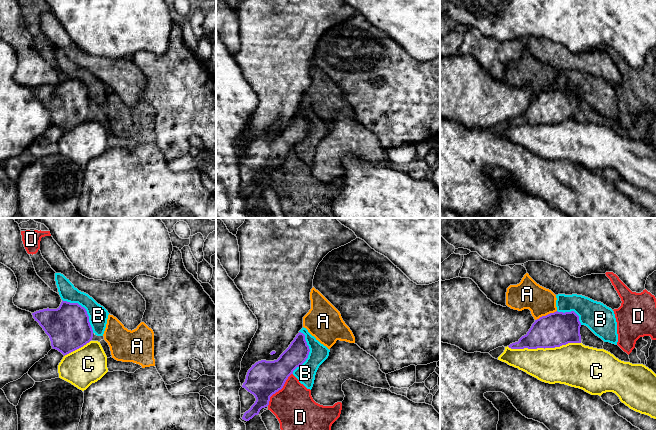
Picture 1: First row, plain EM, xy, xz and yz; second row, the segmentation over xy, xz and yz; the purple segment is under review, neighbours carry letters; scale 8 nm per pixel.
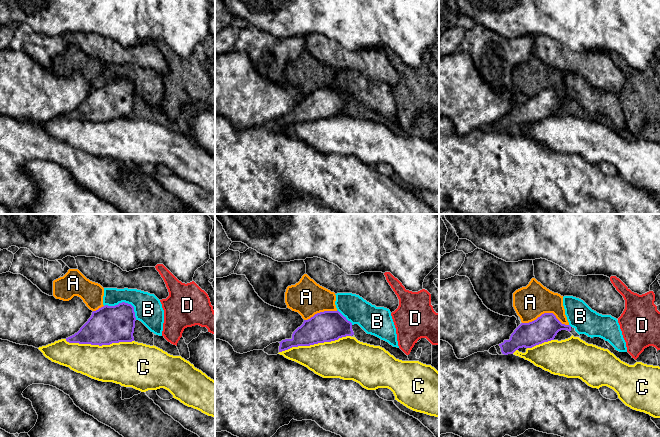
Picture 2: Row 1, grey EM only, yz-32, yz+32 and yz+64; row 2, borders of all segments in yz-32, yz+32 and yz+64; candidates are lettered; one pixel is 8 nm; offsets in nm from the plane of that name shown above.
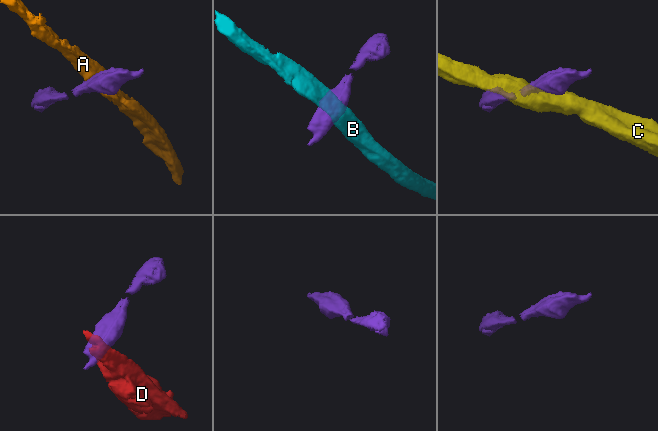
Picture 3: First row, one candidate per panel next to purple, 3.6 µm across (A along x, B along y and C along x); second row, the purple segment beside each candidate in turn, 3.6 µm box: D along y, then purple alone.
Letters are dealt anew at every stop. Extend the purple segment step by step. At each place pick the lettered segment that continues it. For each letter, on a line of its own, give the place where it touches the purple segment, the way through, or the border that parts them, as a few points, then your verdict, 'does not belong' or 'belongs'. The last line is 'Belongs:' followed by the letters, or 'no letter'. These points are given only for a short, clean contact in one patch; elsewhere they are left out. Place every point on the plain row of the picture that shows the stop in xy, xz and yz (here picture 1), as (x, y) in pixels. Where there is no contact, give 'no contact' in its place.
A: contact yz (546, 91); border yz (556, 86), (542, 91), (535, 96); does not belong
B: contact xy (85, 85); border xy (62, 75), (68, 78), (77, 78), (85, 85), (93, 108); does not belong
C: contact yz (543, 123); does not belong
D: contact xz (279, 165); border xz (292, 149), (284, 161), (270, 173), (267, 181); does not belong
Belongs: no letter

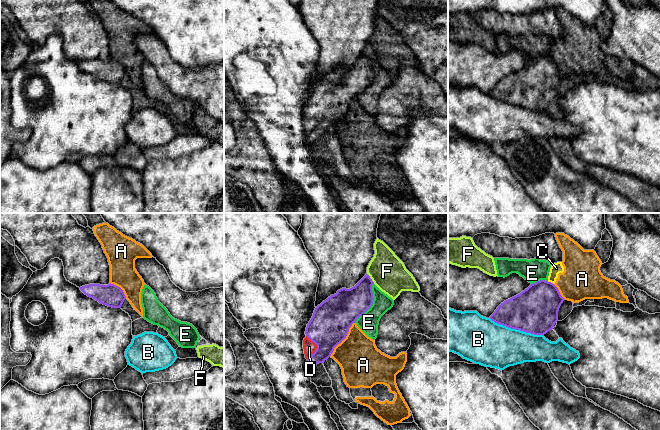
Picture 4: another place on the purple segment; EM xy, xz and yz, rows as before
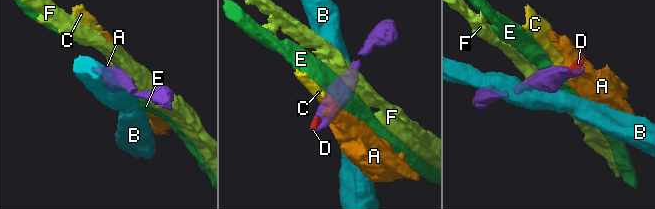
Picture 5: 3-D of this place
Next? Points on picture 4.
A: contact xz (343, 115); border xz (354, 98), (349, 104), (347, 111), (329, 132); does not belong
B: contact yz (516, 105); does not belong
C: contact yz (550, 58); border yz (547, 57), (553, 60); does not belong
D: contact xz (317, 123); way xz (329, 101), (317, 123), (309, 123); belongs
E: contact xz (372, 79); border xz (373, 59), (373, 79), (354, 98); does not belong
F: contact xz (370, 54); border xz (367, 49), (374, 59); does not belong
Belongs: D

